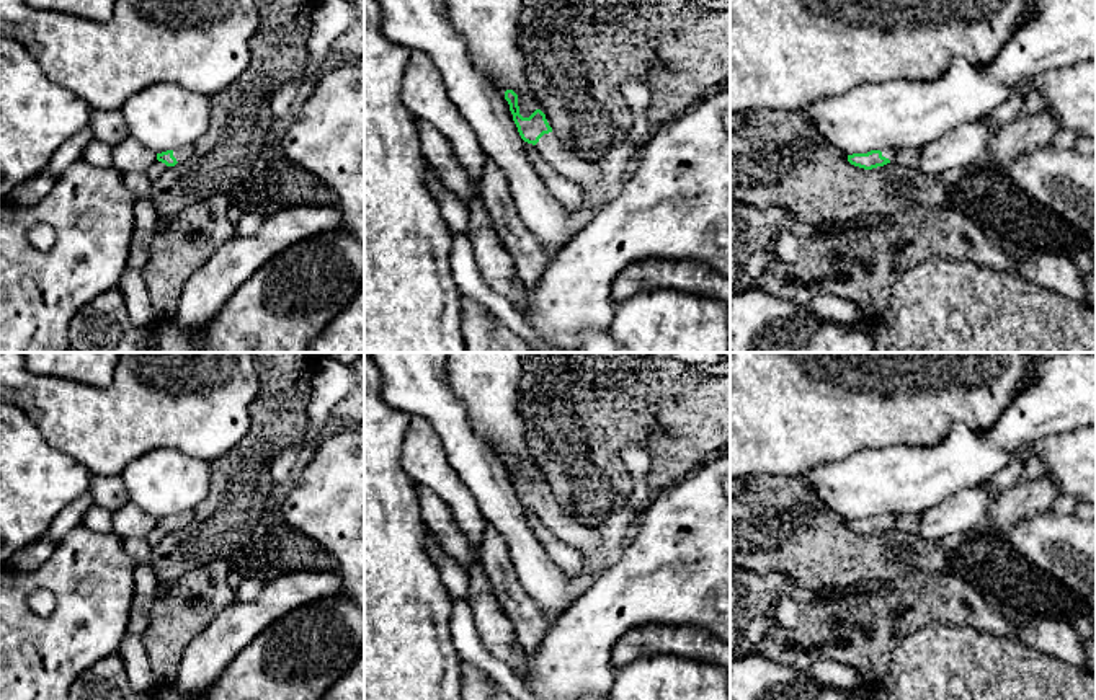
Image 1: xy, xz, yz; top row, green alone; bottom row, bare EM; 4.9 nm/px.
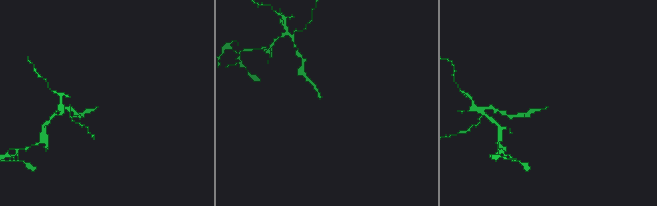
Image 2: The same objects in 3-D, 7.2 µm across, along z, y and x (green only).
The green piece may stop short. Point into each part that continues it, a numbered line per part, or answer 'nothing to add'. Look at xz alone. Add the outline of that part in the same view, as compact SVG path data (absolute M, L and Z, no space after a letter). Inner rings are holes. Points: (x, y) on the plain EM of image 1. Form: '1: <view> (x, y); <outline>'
1: xz (583, 539); M554 498L544 499L534 512L552 534L585 556L591 556L596 552L599 542L596 529L573 522L554 503Z

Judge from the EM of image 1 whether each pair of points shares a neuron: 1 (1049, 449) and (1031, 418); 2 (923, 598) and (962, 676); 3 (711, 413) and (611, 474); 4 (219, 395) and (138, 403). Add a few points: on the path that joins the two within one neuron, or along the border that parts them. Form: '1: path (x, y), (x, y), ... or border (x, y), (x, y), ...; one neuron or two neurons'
1: border (1078, 426), (1023, 446), (1011, 460); two neurons
2: border (972, 627), (928, 624), (902, 642); two neurons
3: path (680, 413), (646, 413), (616, 443); one neuron
4: path (200, 400), (157, 403); one neuron

